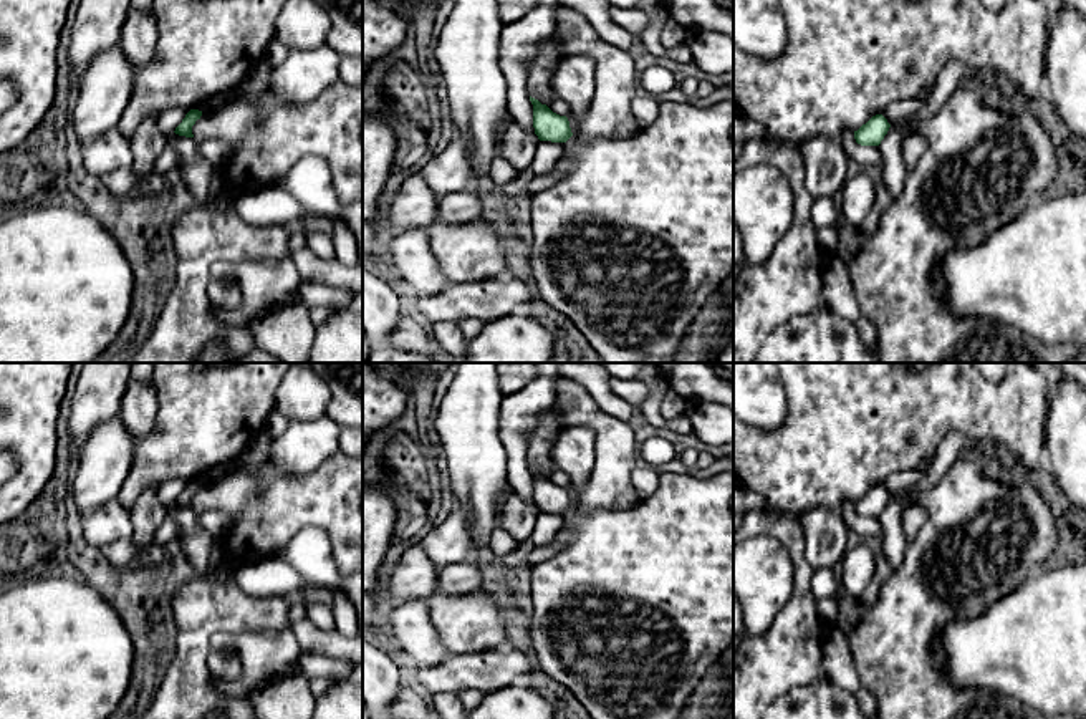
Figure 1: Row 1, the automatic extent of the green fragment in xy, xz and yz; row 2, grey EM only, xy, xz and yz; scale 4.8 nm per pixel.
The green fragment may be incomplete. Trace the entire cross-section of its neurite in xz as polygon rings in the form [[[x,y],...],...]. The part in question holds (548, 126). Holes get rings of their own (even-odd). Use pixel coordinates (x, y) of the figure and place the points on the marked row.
[[[531,96],[530,101],[533,104],[533,128],[540,141],[566,142],[573,136],[566,116],[553,113]]]

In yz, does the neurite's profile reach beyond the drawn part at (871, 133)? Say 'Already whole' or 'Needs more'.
Already whole

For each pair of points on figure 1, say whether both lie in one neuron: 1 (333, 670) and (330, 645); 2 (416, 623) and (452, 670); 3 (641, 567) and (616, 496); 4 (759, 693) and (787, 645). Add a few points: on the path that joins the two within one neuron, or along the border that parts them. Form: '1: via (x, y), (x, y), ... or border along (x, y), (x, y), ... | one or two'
1: border along (302, 653), (321, 653), (345, 661) | two
2: border along (452, 655), (439, 663), (418, 668) | two
3: border along (641, 499), (629, 507), (601, 507), (581, 514) | two
4: via (759, 681), (780, 656) | one

